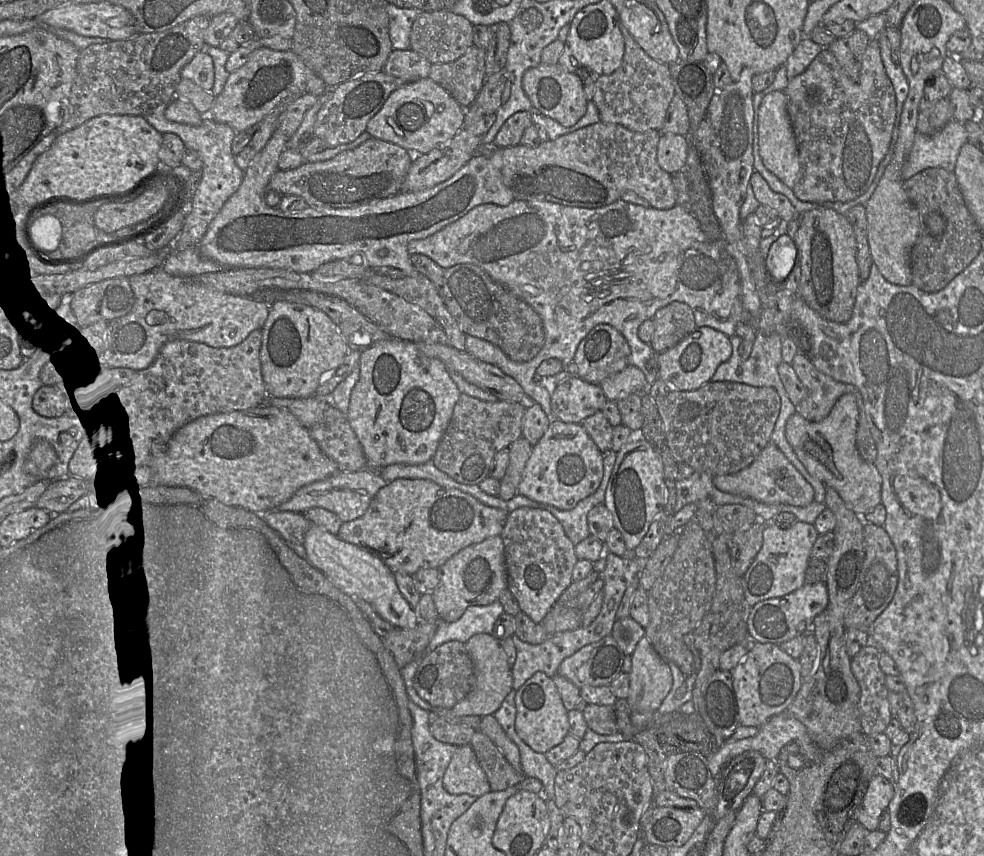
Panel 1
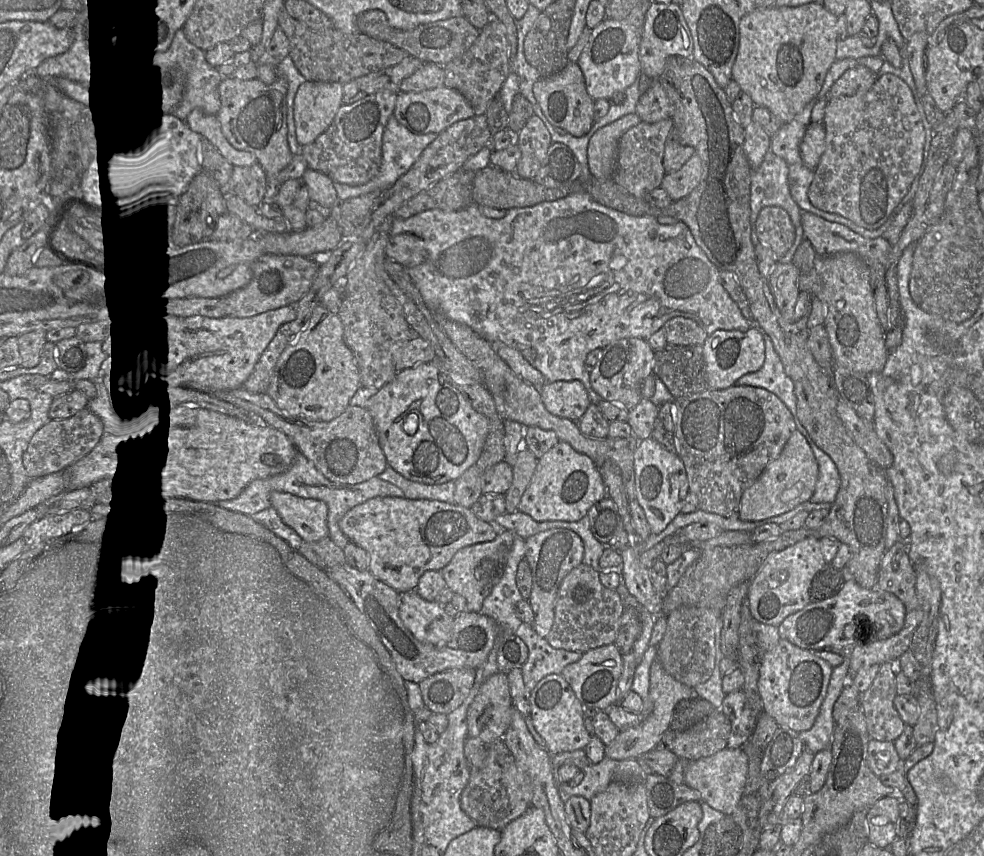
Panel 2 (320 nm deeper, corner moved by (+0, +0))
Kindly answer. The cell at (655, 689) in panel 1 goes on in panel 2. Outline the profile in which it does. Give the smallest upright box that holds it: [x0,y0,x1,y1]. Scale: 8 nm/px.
[605,659,696,761]

